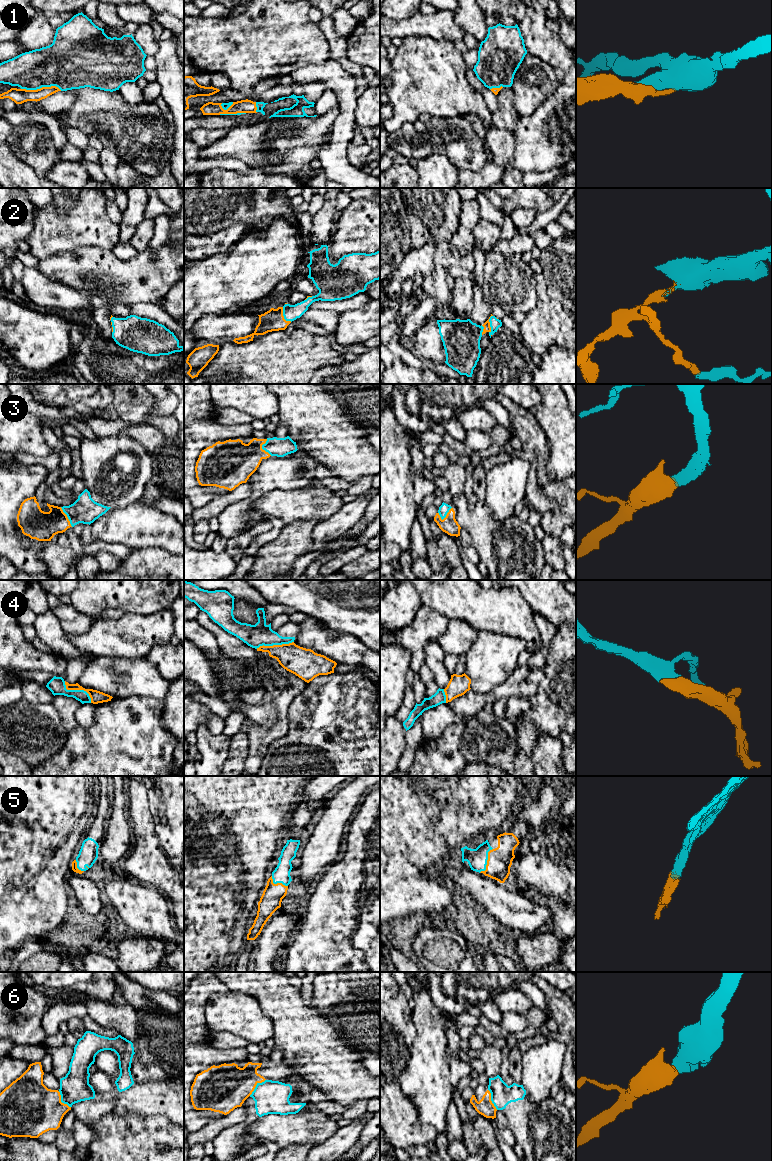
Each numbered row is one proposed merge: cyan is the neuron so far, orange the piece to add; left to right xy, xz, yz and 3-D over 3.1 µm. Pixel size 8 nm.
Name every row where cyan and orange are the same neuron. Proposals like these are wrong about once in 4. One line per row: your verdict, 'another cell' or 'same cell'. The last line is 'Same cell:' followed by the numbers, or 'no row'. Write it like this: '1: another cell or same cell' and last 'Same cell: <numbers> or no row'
1: same cell
2: same cell
3: same cell
4: same cell
5: same cell
6: another cell
Same cell: 1, 2, 3, 4, 5

